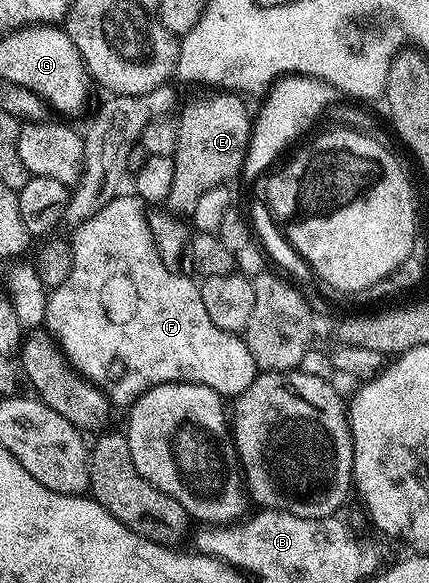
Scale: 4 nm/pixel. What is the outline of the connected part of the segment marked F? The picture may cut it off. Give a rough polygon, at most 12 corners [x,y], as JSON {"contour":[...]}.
{"contour":[[145,203],[80,222],[46,332],[112,402],[257,376]]}

